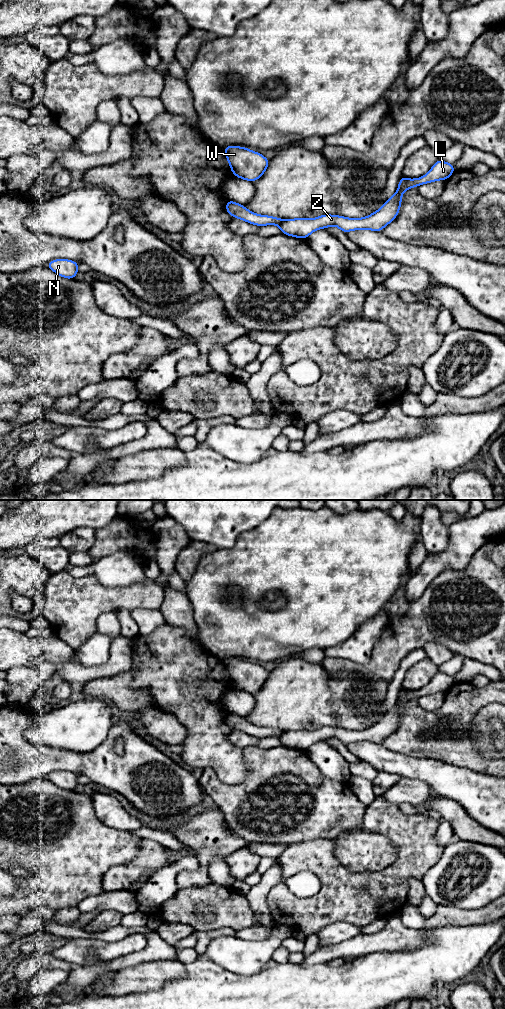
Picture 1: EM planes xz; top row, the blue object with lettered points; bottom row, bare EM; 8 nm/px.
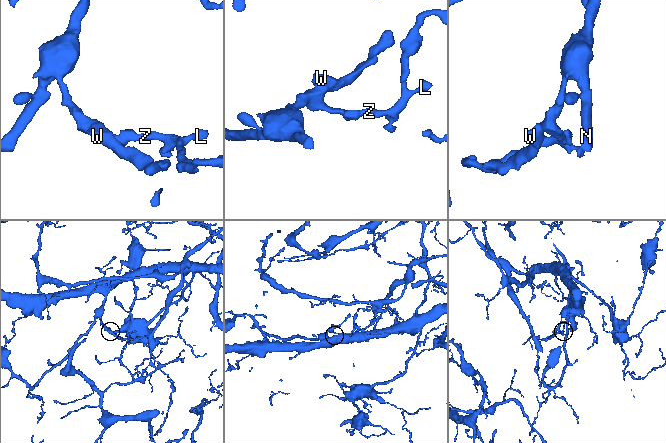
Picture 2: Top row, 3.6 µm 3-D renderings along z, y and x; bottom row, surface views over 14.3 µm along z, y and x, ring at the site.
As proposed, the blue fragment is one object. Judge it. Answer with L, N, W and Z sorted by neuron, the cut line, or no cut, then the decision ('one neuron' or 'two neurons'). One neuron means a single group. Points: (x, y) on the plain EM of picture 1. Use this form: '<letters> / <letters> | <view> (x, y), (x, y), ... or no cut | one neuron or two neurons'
L Z / N W | xz (283, 732), (279, 738) | two neurons

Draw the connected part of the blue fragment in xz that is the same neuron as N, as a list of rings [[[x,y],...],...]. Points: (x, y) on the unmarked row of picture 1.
[[[67,771],[51,772],[46,776],[53,784],[66,791],[75,790],[78,786],[78,777],[76,773]]]

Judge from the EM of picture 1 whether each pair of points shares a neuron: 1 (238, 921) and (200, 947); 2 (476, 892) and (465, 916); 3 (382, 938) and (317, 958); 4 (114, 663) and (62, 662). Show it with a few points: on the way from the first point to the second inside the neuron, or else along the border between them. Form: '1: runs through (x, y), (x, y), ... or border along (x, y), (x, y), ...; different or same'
1: border along (235, 930), (229, 927), (220, 927), (206, 931); different
2: border along (490, 902), (473, 909), (445, 905); different
3: runs through (366, 944), (348, 950), (333, 951); same
4: runs through (101, 672), (75, 672); same

